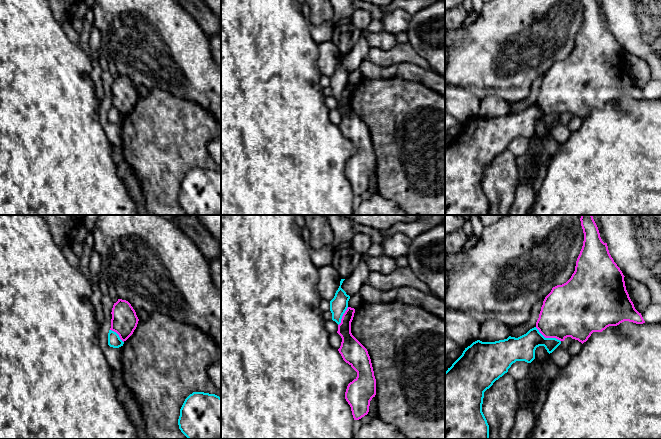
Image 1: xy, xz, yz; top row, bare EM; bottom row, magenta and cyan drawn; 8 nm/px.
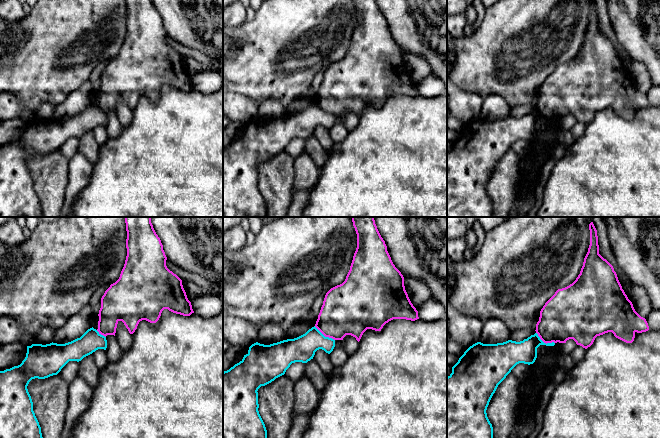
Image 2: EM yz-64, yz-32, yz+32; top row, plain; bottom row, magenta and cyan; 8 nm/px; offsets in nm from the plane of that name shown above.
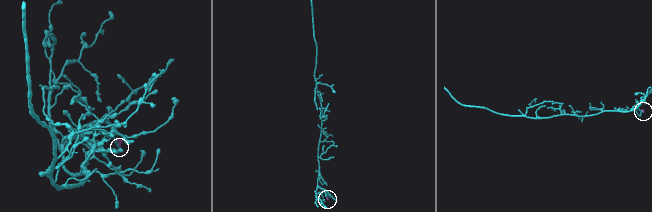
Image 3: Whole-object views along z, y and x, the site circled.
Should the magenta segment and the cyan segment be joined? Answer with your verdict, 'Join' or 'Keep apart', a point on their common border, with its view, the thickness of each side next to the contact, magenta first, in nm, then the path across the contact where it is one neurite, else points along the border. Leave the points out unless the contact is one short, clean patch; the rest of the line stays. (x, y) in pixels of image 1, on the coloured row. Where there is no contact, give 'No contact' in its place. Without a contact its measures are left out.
Keep apart. Touches magenta at yz (548, 337). Thickness 400 nm (magenta) against 190 nm. Boundary: yz (535, 327), (545, 337), (555, 337), (560, 341)

